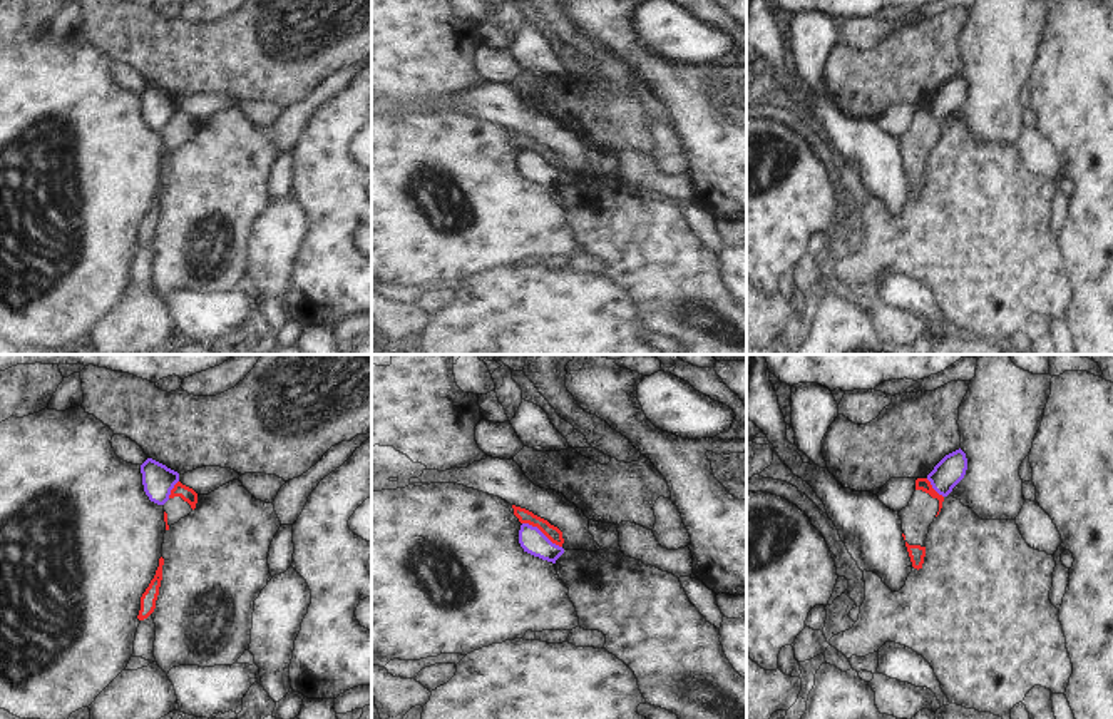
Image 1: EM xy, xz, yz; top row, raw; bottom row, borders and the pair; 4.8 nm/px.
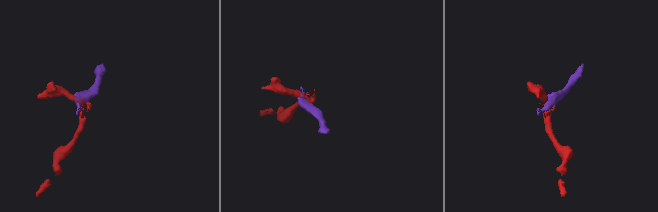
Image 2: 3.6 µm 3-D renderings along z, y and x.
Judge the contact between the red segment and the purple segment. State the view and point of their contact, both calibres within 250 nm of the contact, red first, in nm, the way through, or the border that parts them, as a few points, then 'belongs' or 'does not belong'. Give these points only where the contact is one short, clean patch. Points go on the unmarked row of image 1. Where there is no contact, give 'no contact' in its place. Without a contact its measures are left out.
meets red in xz at (543, 158); 70 nm thick on the red side, 120 nm on the other; border along xz (523, 147), (538, 152), (561, 173); does not belong

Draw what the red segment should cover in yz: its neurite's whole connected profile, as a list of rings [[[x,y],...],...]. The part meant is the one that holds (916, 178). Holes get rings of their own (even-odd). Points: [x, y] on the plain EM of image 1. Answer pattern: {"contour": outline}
{"contour": [[[927,104],[916,105],[916,117],[905,134],[899,137],[902,162],[914,194],[922,194],[926,182],[926,164],[929,152],[942,134],[944,122],[939,120]]]}

